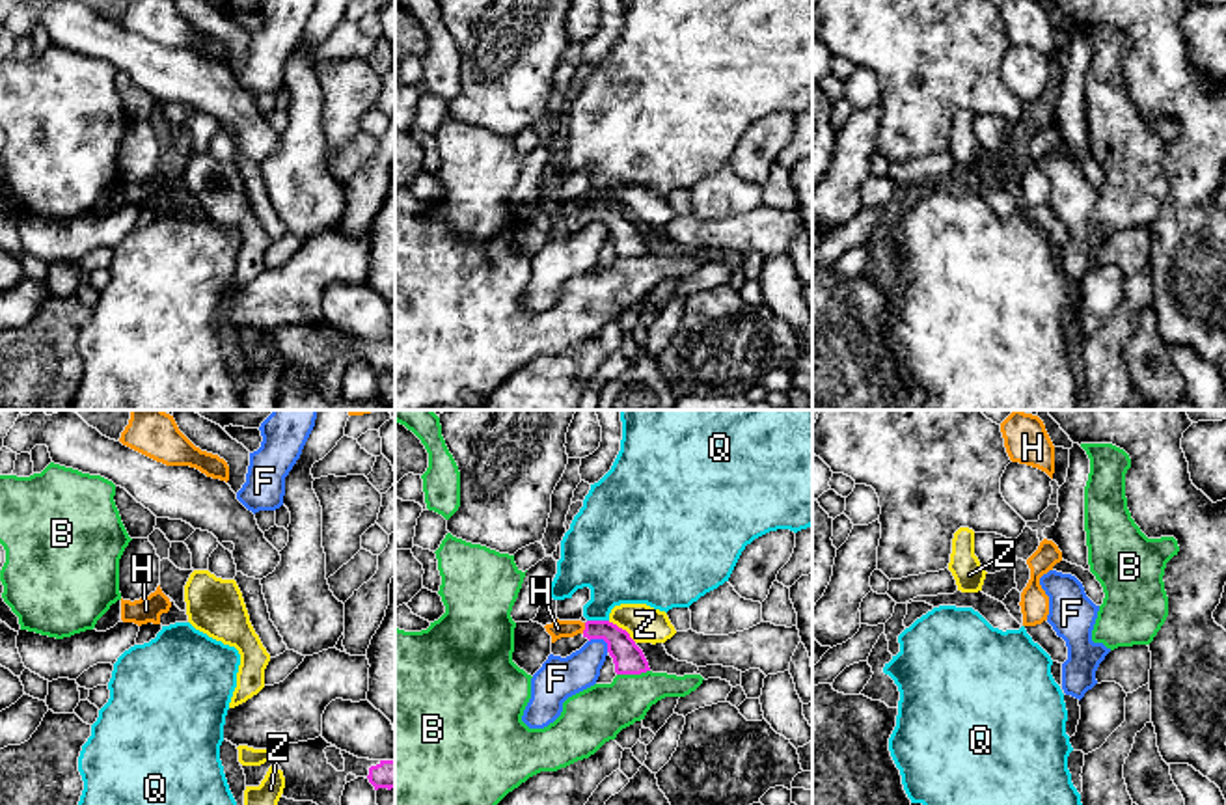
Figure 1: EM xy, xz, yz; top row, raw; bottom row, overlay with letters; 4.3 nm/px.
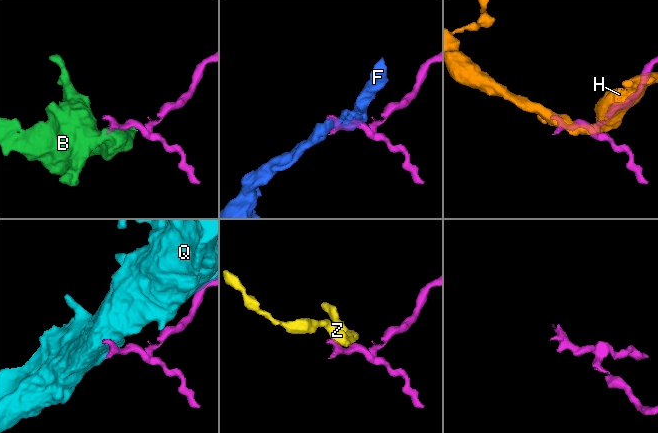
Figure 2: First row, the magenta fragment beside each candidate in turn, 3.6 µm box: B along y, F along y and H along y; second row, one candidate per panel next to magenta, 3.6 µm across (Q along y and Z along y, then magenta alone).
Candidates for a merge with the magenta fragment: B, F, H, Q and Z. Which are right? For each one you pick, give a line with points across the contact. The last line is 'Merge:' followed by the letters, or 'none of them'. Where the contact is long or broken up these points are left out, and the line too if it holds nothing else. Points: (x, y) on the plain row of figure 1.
Merge: none of them

